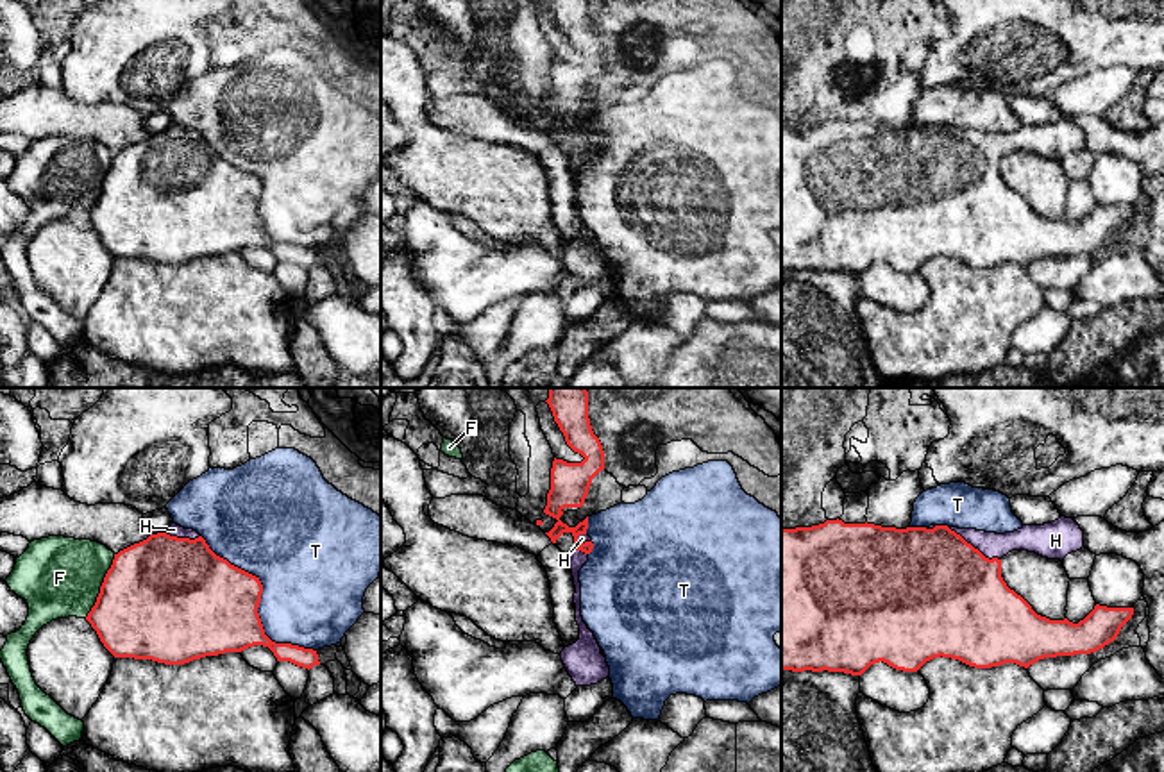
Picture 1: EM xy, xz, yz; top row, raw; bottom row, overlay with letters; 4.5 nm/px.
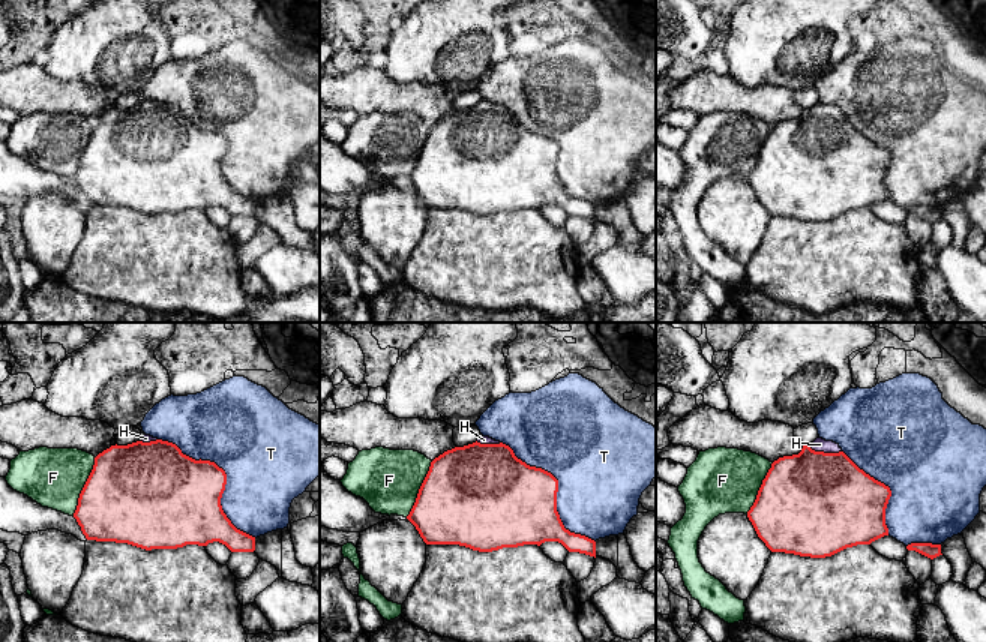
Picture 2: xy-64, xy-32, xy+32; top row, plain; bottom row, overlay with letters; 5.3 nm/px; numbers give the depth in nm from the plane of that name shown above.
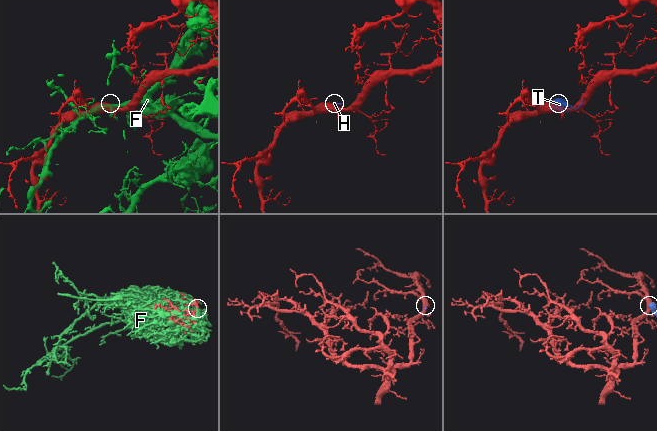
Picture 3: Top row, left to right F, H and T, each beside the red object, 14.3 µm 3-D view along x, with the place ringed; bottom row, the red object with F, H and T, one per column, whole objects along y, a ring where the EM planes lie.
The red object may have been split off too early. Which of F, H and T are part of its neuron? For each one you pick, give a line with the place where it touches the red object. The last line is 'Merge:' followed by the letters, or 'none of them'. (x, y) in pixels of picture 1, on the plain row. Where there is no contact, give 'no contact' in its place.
H: contact yz (973, 147)
Merge: H

